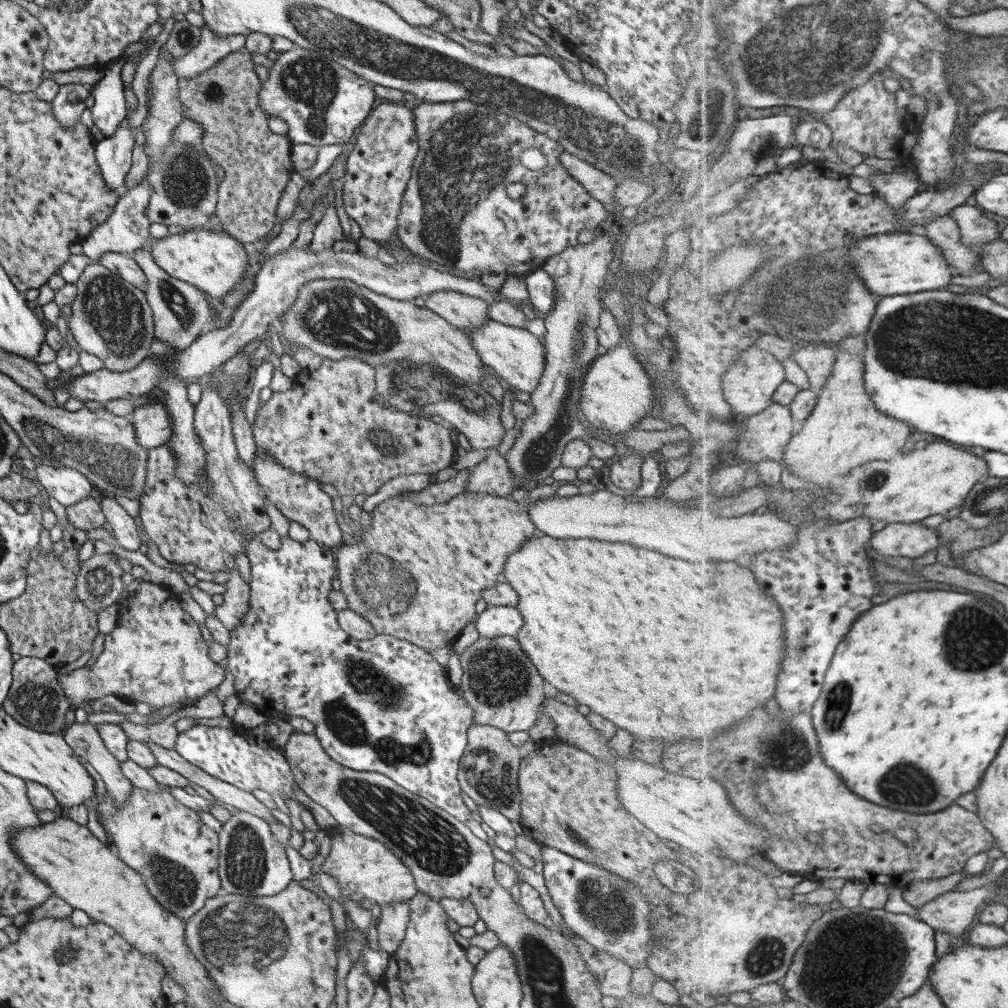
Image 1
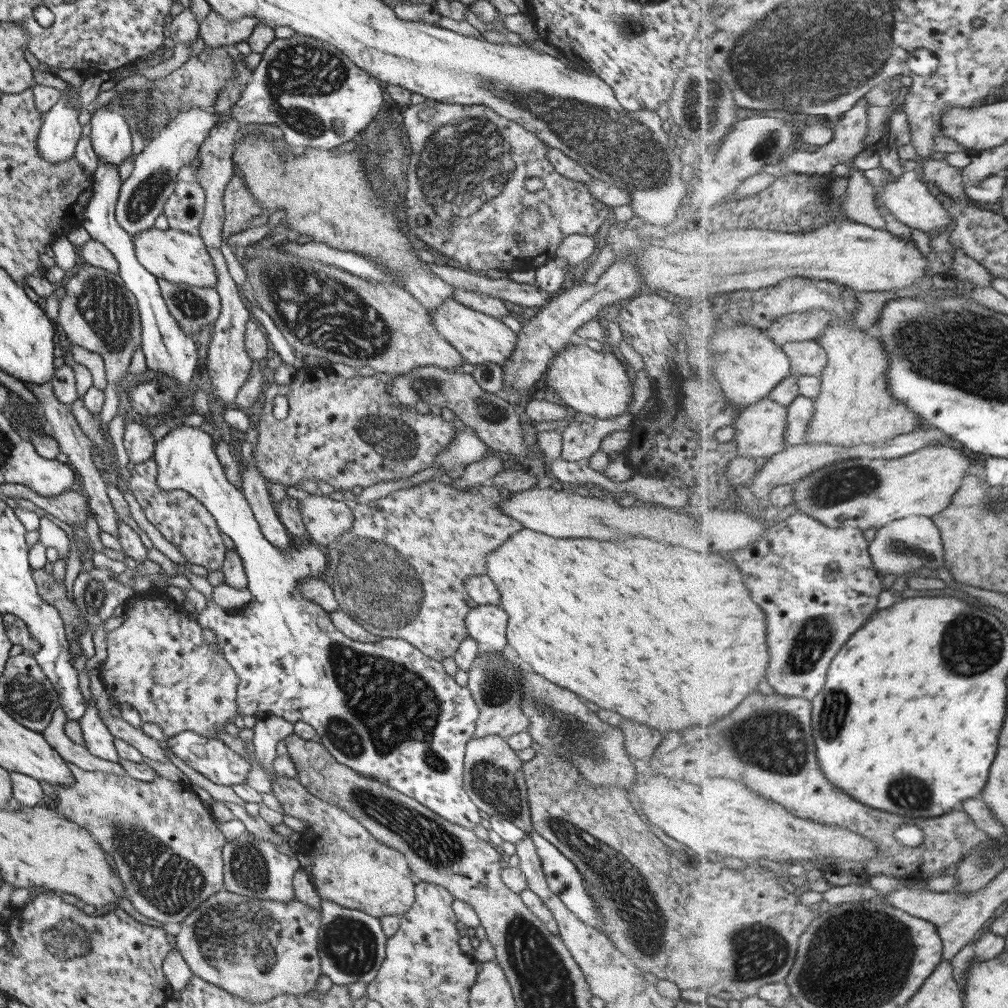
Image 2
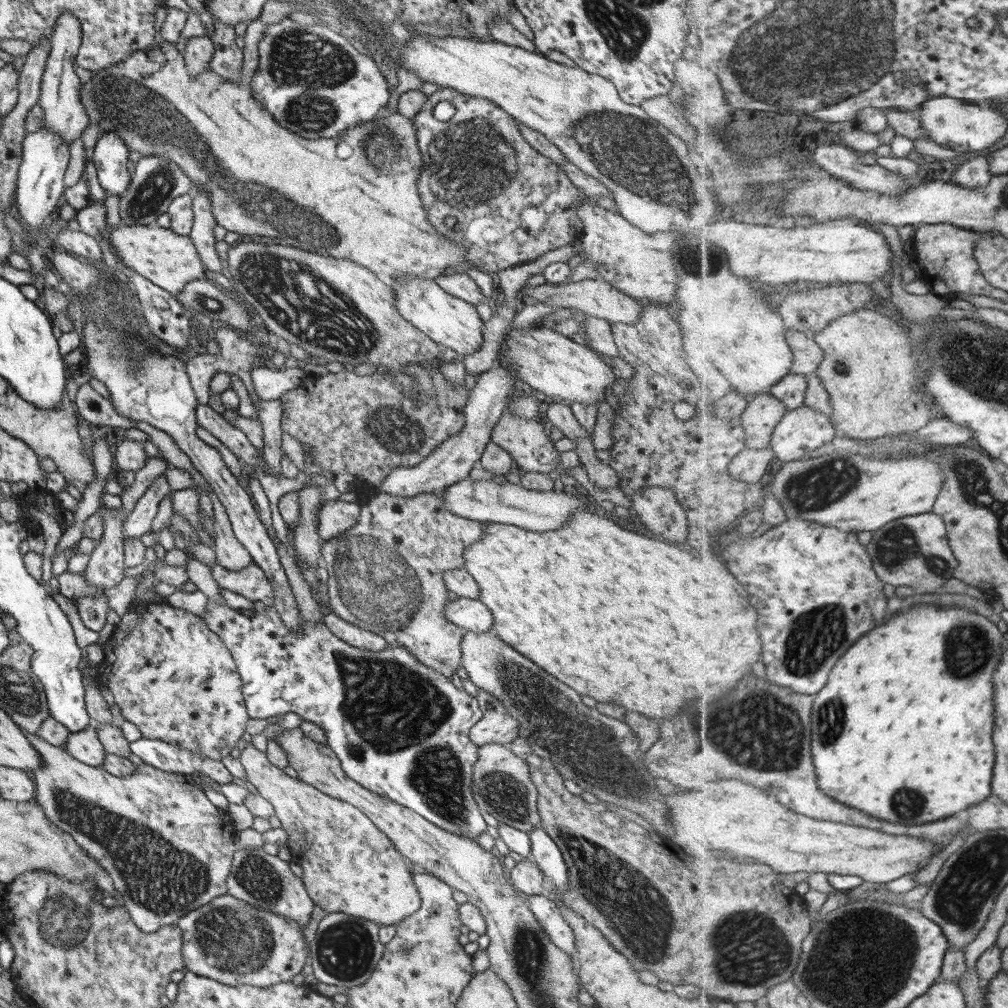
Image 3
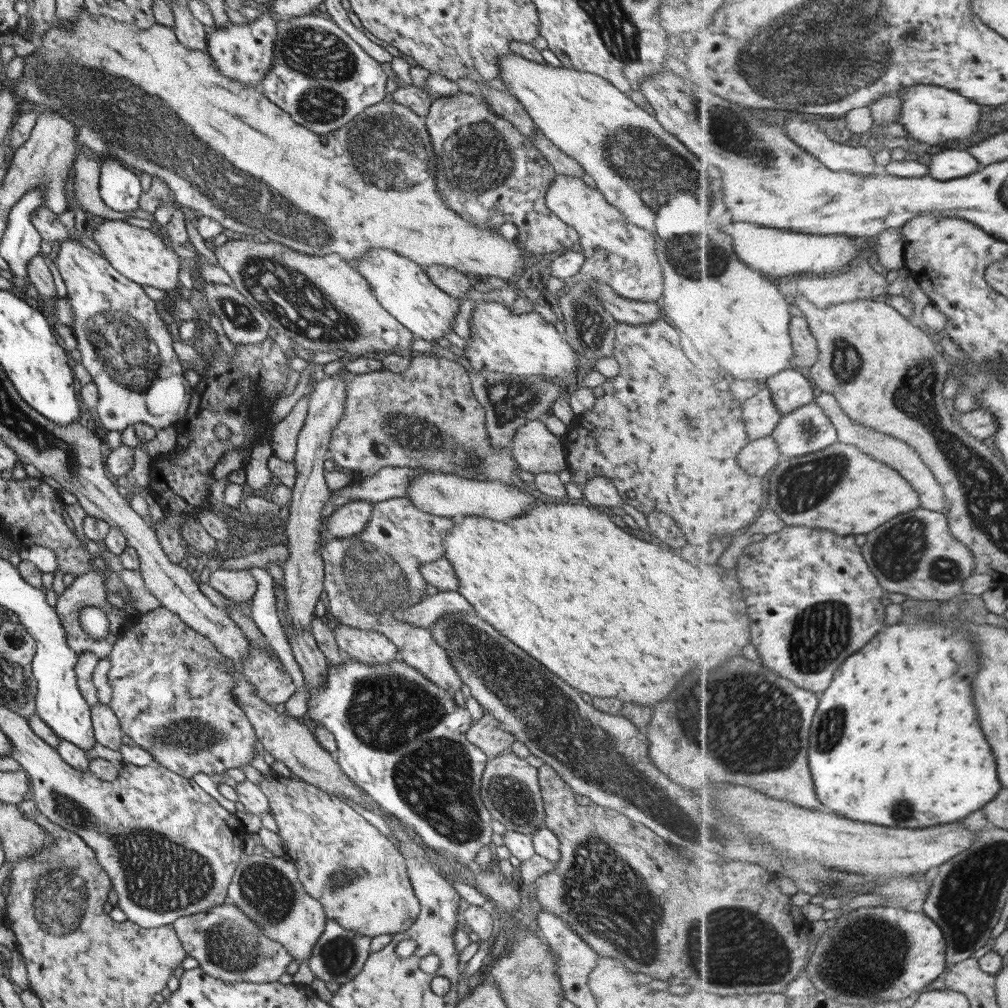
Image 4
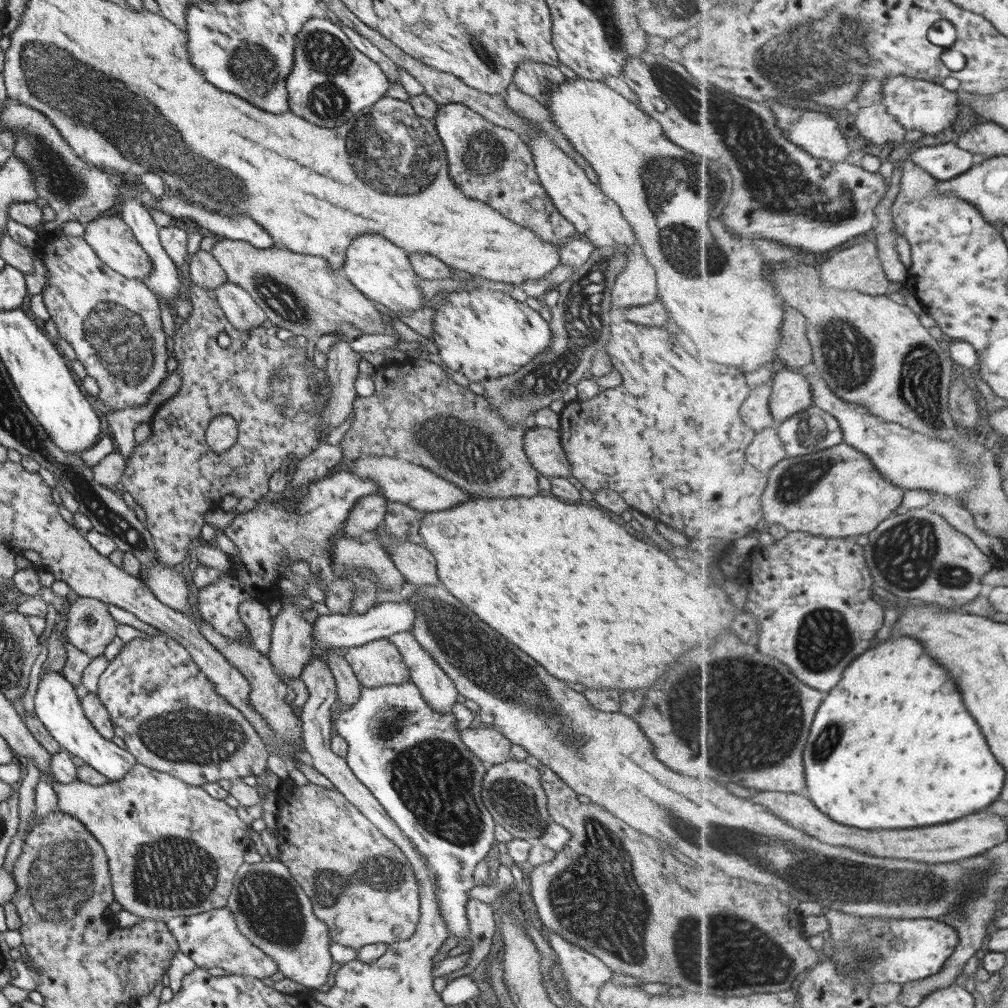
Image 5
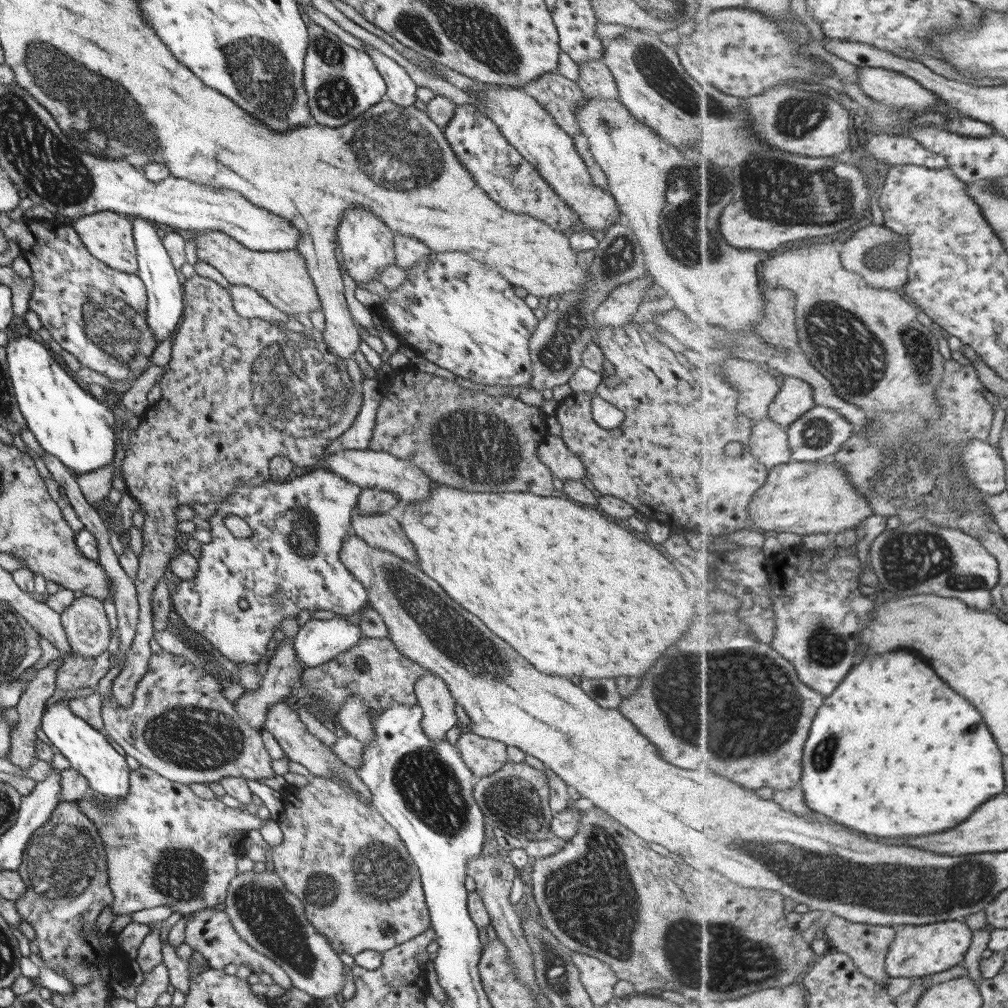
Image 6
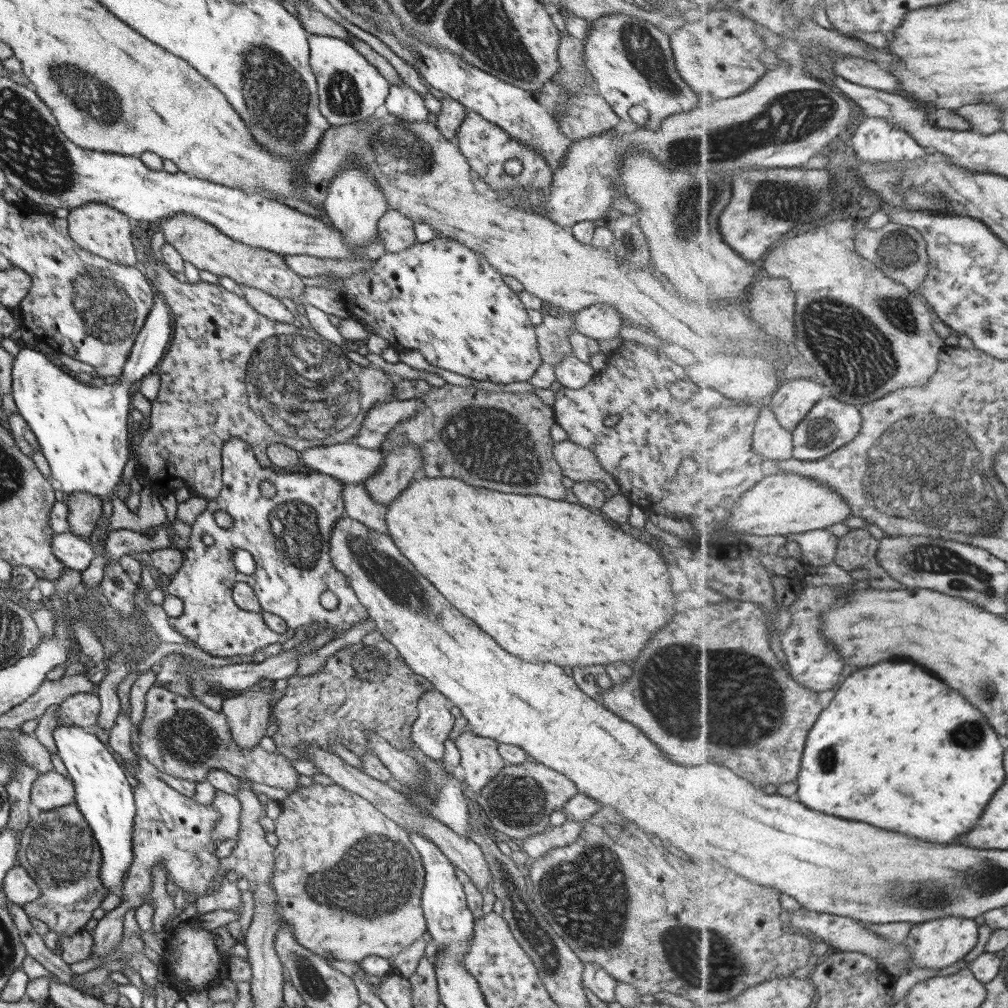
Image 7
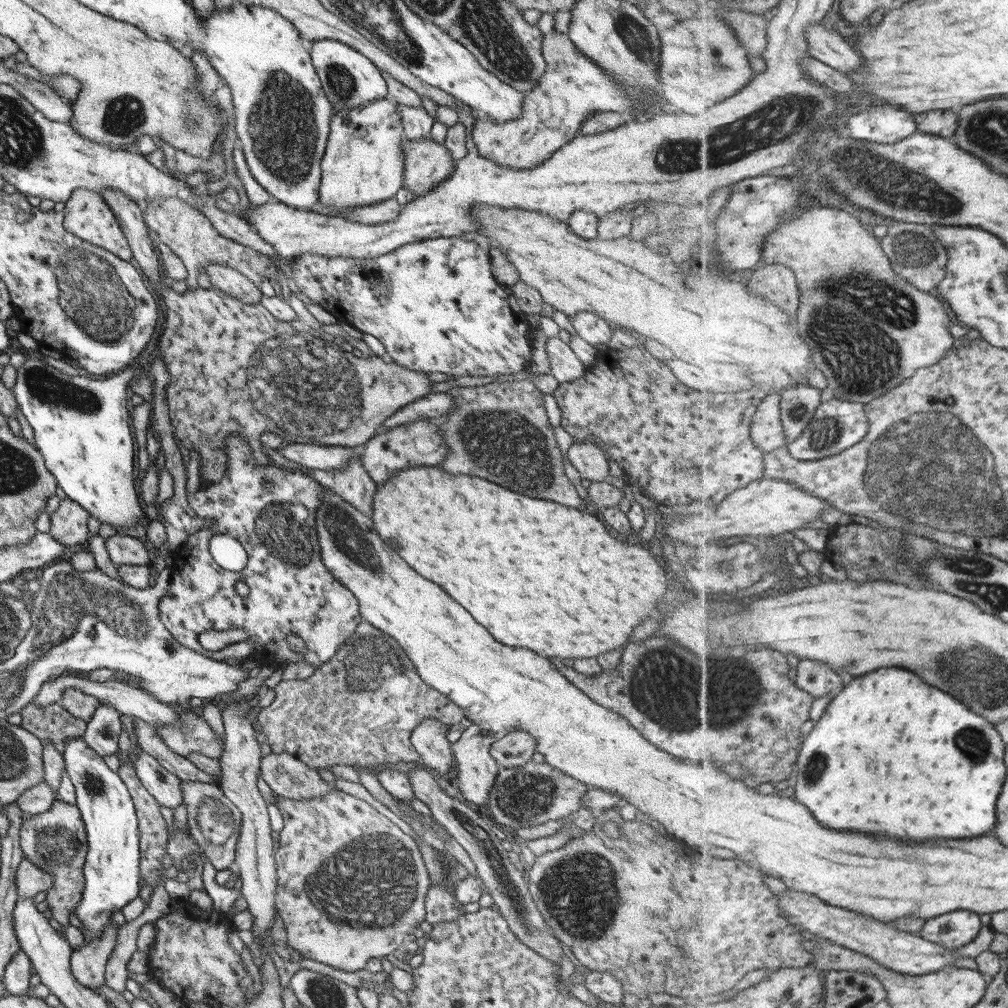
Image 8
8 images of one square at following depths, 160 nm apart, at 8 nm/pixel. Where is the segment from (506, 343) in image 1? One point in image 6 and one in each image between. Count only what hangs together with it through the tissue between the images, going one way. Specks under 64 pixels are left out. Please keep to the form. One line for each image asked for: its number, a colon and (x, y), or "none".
2: (477, 338)
3: (451, 323)
4: (402, 288)
5: (380, 270)
6: (364, 244)

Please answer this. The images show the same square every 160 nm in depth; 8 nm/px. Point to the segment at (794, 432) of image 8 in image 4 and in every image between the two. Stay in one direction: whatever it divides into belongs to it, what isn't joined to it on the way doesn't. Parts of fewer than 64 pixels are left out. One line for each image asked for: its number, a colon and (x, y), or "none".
4: (790, 390)
5: (792, 393)
6: (796, 397)
7: (791, 404)

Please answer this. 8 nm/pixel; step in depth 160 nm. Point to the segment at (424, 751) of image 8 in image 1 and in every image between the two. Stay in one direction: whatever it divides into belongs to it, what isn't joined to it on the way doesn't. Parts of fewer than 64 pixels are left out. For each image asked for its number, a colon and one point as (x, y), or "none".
1: (416, 573)
2: (399, 572)
3: (384, 574)
4: (367, 576)
5: (437, 689)
6: (432, 695)
7: (433, 722)

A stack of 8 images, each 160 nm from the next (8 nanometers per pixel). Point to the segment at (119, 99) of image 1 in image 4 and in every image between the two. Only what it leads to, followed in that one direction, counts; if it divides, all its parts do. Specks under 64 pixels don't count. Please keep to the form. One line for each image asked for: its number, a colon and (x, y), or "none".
2: (110, 138)
3: (109, 155)
4: (119, 189)

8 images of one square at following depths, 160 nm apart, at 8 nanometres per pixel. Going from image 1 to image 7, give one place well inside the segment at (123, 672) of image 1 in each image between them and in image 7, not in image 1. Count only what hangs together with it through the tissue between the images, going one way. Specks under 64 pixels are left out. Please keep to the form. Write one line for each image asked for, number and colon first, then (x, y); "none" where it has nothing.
2: (156, 661)
3: (169, 675)
4: (170, 692)
5: (165, 710)
6: (179, 725)
7: (178, 735)

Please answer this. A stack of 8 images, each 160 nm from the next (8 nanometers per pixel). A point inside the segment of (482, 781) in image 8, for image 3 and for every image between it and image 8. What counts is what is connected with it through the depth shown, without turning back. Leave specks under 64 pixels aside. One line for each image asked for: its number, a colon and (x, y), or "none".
3: (496, 725)
4: (486, 734)
5: (489, 746)
6: (482, 756)
7: (479, 761)

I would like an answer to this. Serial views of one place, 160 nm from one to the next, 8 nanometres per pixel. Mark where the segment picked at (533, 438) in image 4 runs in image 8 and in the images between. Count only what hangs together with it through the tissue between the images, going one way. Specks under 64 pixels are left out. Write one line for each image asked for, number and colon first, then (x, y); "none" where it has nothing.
5: (541, 446)
6: (552, 451)
7: (578, 464)
8: (586, 458)

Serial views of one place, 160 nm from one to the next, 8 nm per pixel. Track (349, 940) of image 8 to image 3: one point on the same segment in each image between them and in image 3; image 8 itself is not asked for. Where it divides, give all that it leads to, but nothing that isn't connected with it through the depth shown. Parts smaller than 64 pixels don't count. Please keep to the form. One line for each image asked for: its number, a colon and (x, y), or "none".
3: (349, 868)
4: (360, 879)
5: (320, 834)
6: (327, 834)
7: (348, 882)

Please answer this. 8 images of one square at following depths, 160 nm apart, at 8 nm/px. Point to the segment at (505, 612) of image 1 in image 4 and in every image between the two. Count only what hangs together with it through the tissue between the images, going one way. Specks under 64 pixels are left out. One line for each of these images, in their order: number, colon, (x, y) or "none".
2: (485, 624)
3: (469, 614)
4: (423, 614)

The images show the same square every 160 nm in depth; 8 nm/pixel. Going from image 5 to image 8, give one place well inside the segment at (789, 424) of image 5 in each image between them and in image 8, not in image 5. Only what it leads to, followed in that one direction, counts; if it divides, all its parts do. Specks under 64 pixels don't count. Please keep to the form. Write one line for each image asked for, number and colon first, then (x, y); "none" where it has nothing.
6: (821, 432)
7: (831, 424)
8: (837, 425)

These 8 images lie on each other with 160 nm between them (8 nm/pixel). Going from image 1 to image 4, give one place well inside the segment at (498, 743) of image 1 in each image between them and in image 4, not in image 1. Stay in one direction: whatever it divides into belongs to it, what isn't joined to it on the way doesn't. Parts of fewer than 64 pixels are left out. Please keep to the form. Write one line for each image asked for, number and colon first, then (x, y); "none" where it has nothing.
2: (492, 778)
3: (500, 784)
4: (509, 790)

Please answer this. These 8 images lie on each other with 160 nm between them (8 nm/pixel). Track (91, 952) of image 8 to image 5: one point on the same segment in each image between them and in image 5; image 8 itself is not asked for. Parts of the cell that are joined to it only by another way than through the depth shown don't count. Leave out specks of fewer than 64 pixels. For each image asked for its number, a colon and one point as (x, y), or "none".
5: (171, 850)
6: (164, 846)
7: (167, 827)

